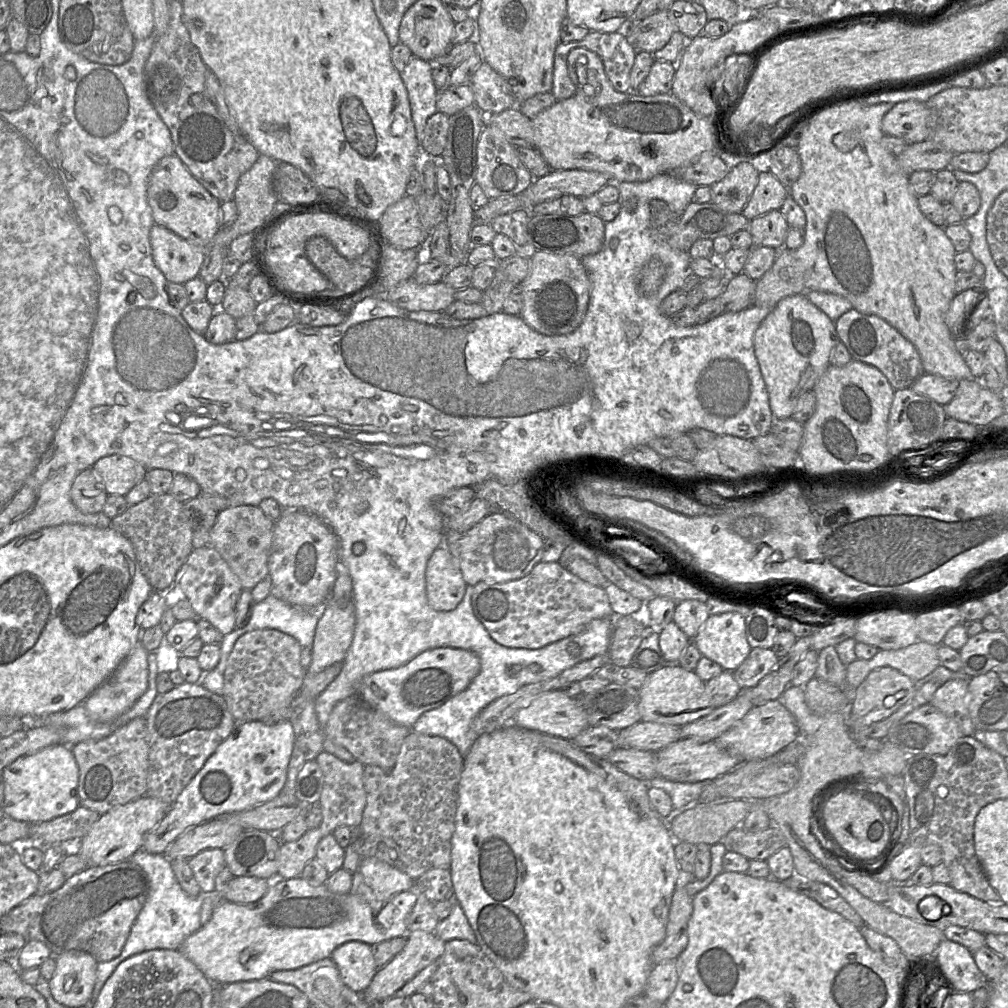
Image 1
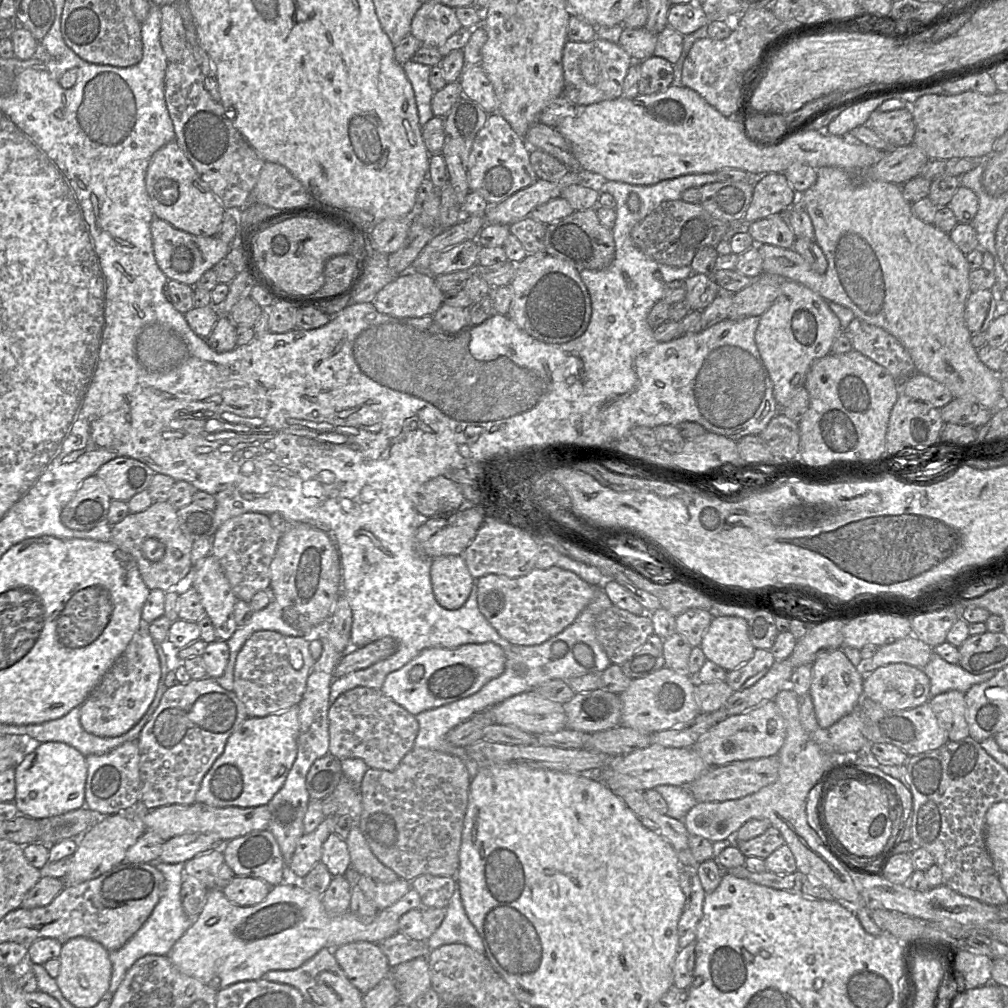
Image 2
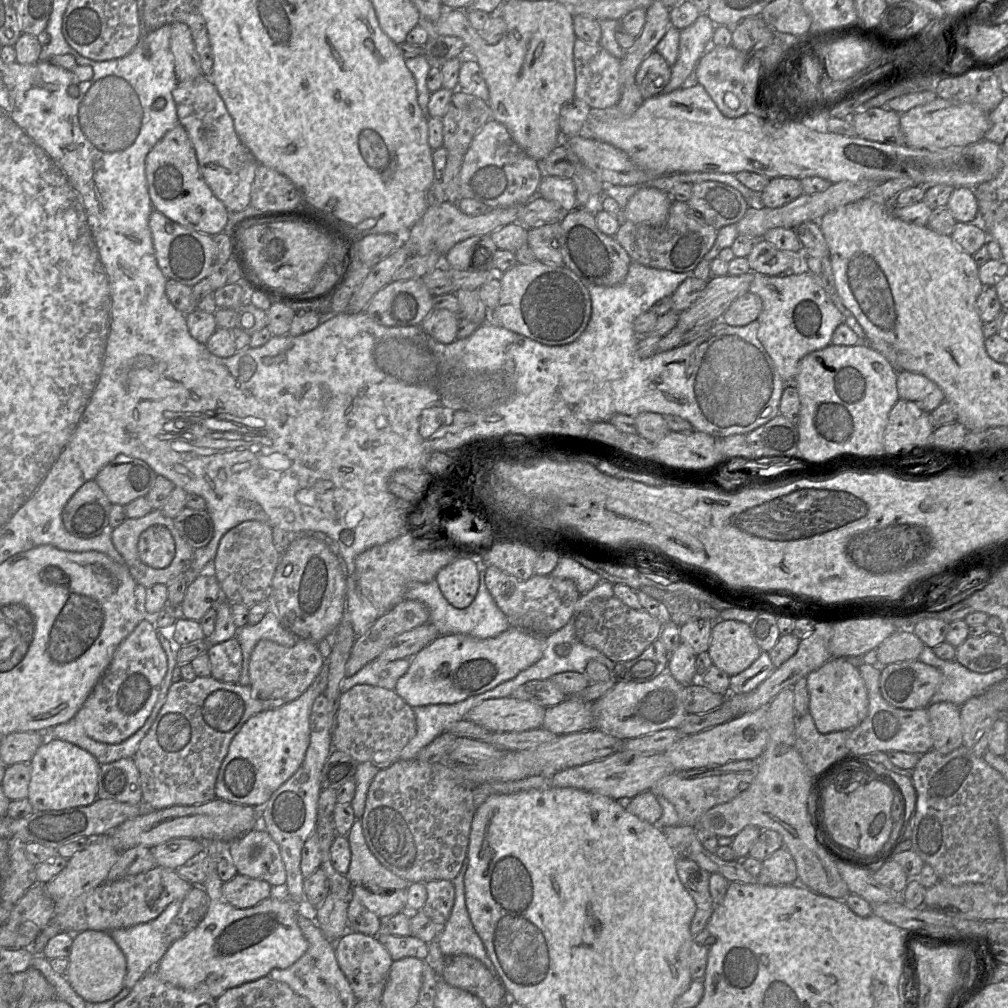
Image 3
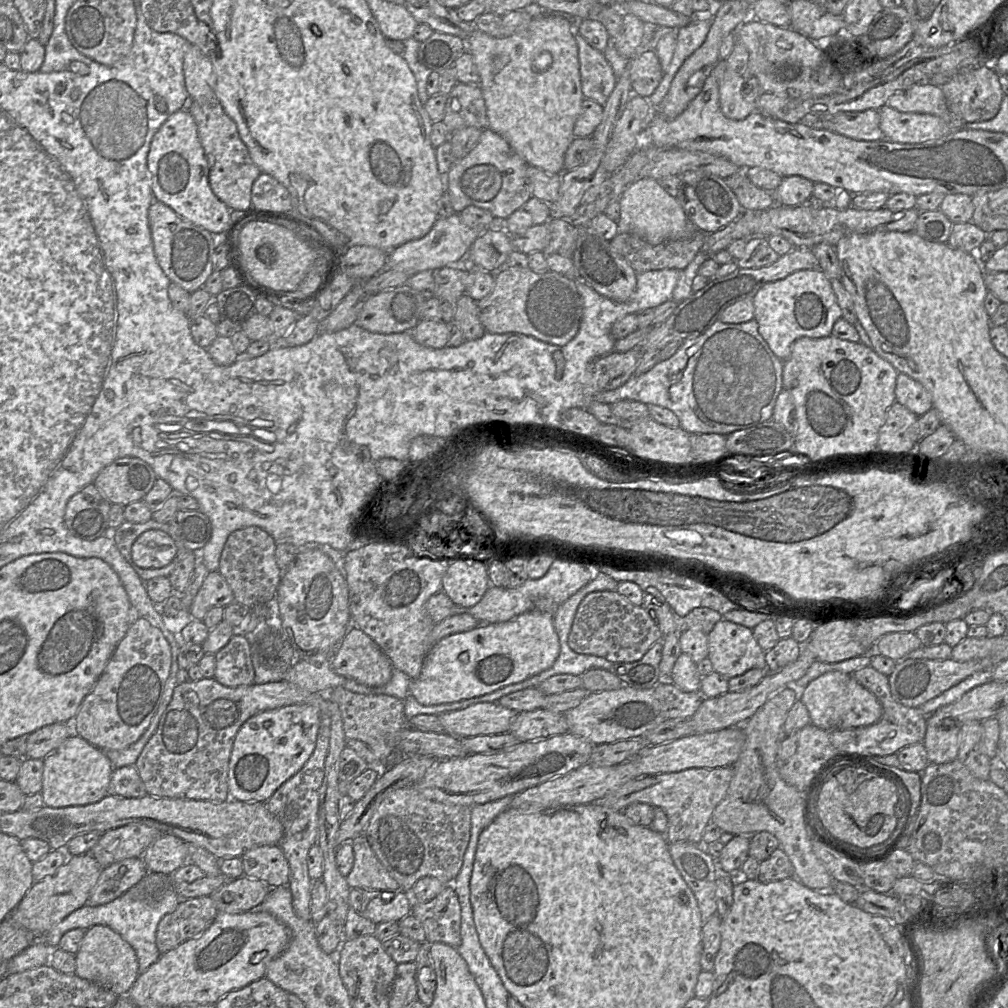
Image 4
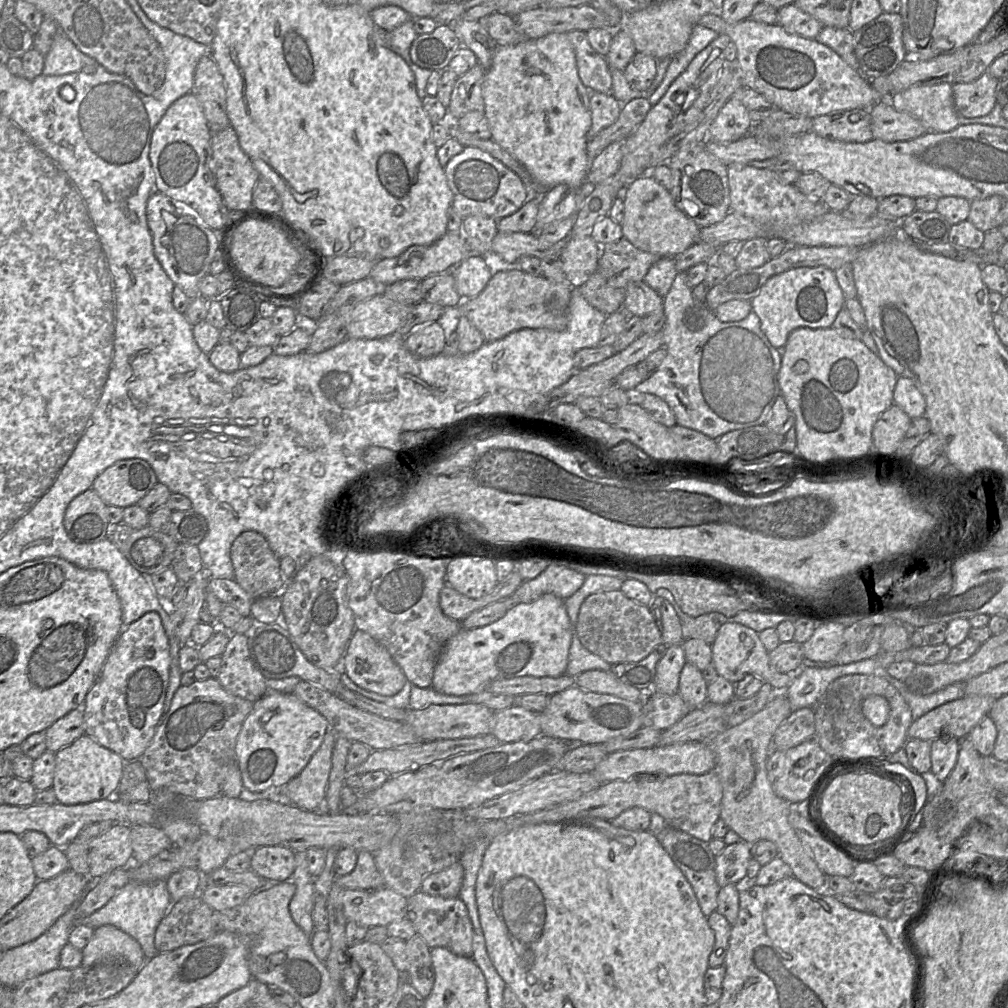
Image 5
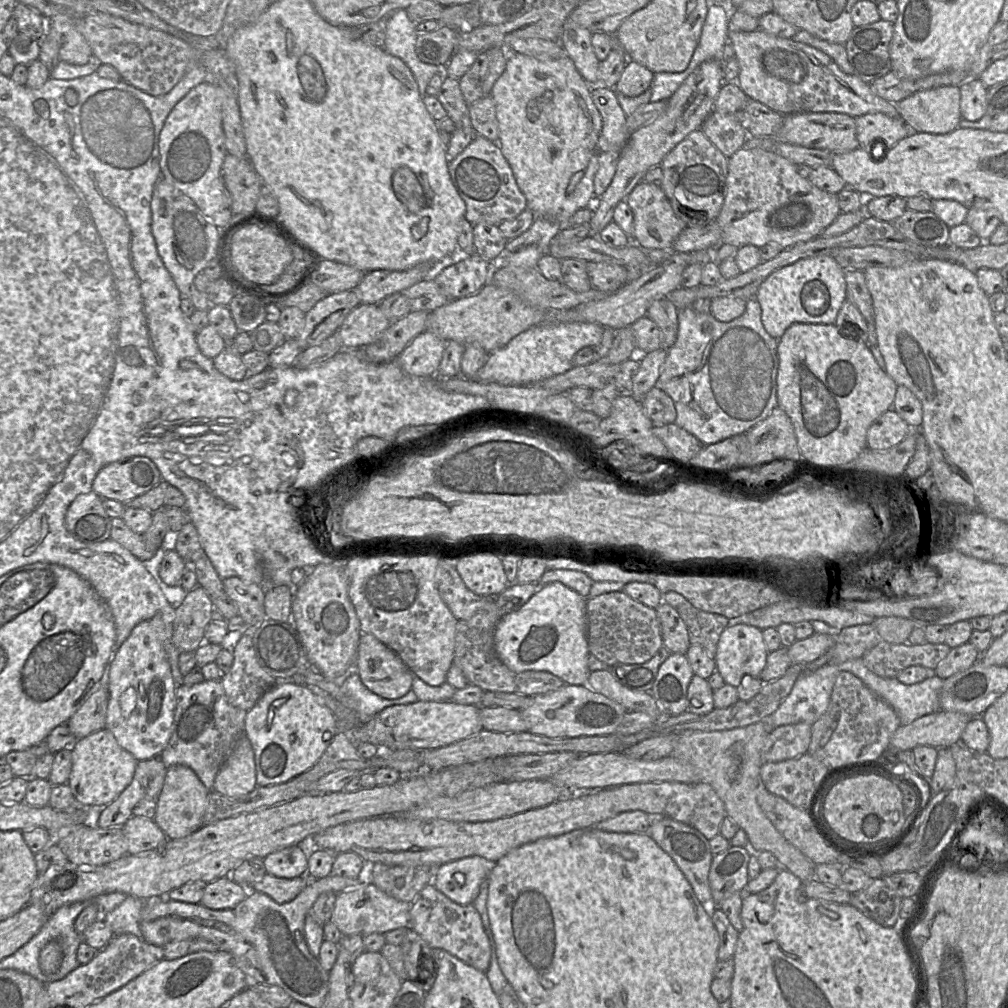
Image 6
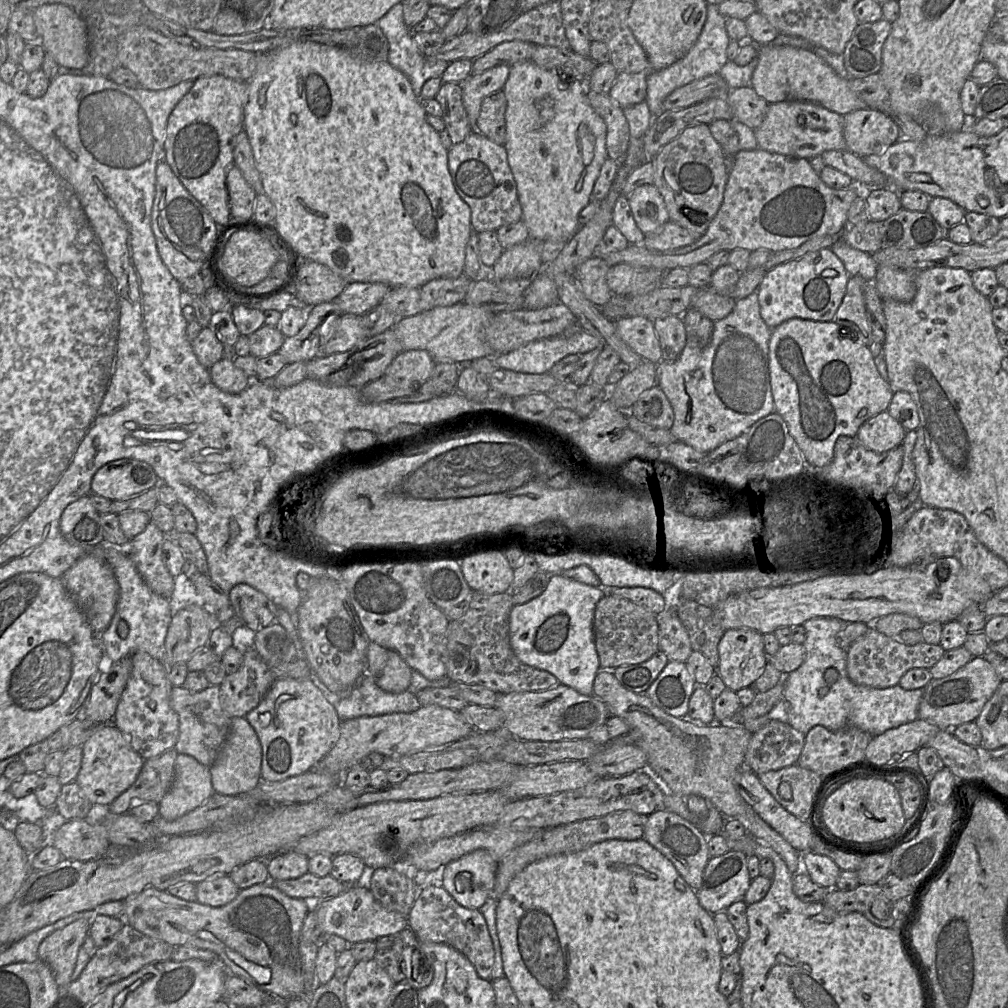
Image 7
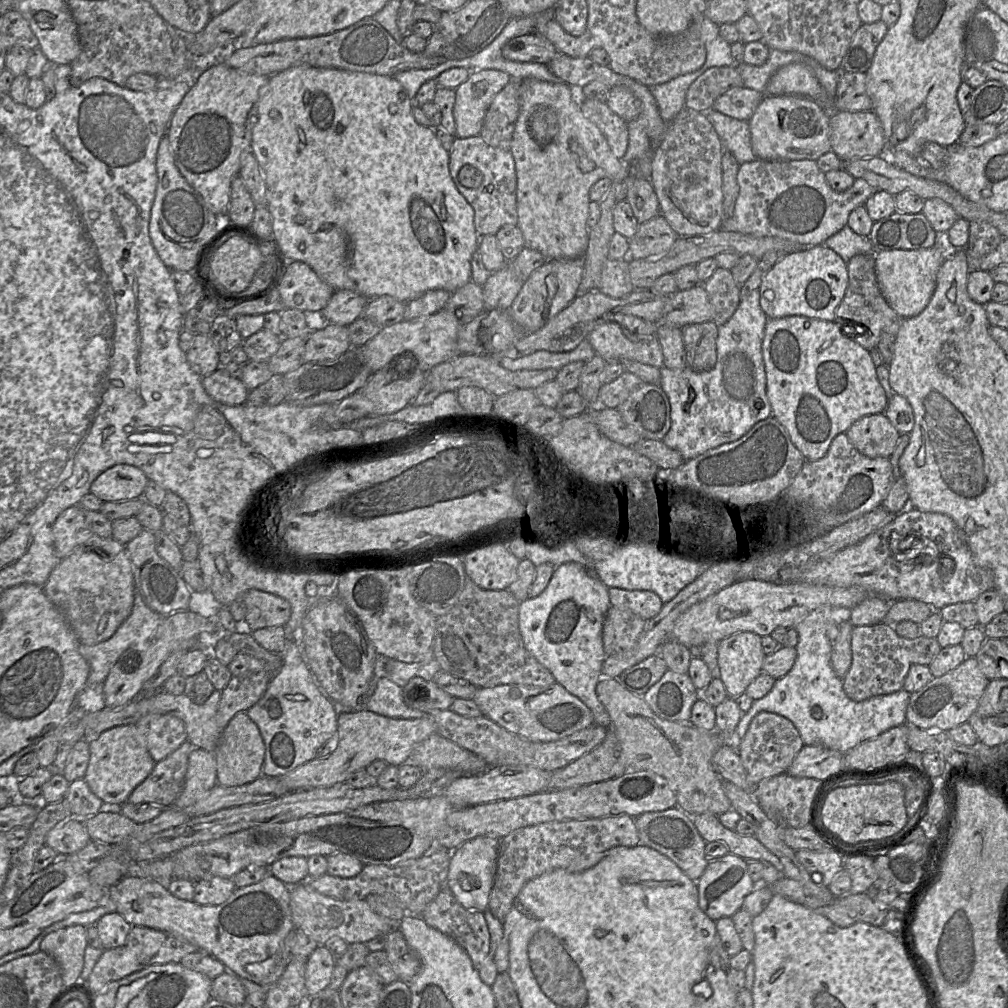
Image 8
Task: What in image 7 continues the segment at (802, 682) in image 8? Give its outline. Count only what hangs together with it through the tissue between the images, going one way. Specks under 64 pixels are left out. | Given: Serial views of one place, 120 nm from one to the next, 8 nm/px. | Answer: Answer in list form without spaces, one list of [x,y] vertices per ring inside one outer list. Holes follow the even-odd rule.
[[[821,617],[807,620],[803,626],[806,630],[806,639],[803,643],[806,649],[806,658],[803,664],[795,671],[783,678],[784,694],[782,699],[764,716],[750,719],[743,726],[754,733],[771,720],[779,720],[791,725],[796,730],[807,734],[814,726],[821,725],[830,730],[839,730],[843,727],[857,727],[872,736],[877,736],[885,731],[912,722],[918,717],[918,708],[924,694],[924,689],[905,690],[899,684],[878,689],[864,685],[857,685],[851,681],[847,671],[847,649],[837,644],[837,633],[848,623],[835,617]],[[828,668],[835,668],[839,672],[839,679],[834,684],[828,684],[824,673]]]

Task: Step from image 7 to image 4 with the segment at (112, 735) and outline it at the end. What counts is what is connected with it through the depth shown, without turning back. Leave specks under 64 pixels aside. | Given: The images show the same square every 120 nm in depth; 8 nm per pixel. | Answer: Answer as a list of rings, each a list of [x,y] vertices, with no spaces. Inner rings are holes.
[[[79,735],[66,738],[43,759],[43,779],[40,791],[44,806],[62,808],[95,803],[108,795],[108,786],[115,769],[104,751]]]

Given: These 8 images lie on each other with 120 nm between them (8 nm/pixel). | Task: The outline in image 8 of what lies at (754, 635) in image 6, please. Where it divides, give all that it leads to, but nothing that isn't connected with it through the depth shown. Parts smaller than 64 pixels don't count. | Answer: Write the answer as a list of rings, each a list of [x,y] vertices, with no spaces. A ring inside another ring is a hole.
[[[739,632],[718,643],[718,663],[729,697],[738,698],[763,672],[765,653],[761,636]]]

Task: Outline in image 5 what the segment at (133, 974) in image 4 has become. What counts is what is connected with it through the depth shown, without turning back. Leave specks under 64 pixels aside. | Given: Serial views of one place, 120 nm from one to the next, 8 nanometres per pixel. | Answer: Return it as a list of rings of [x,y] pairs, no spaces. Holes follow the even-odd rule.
[[[113,925],[100,926],[82,949],[81,965],[89,967],[114,961],[125,961],[140,970],[147,960],[140,944],[127,933]]]

